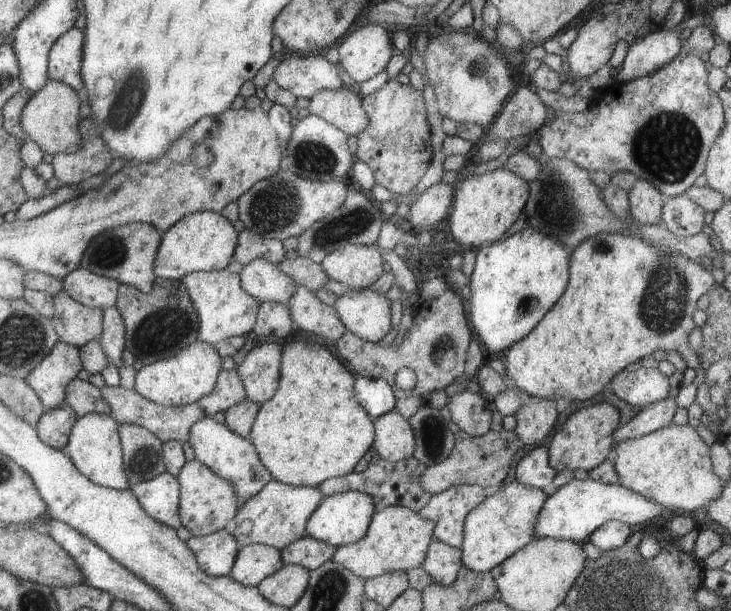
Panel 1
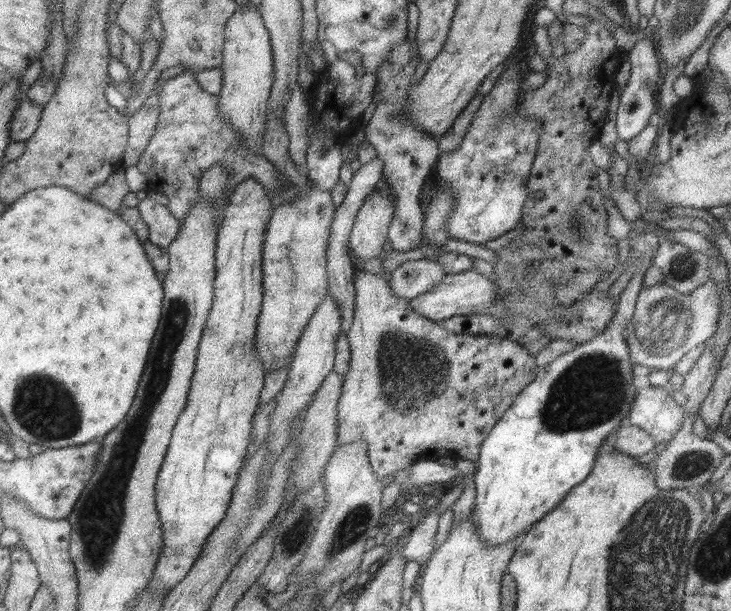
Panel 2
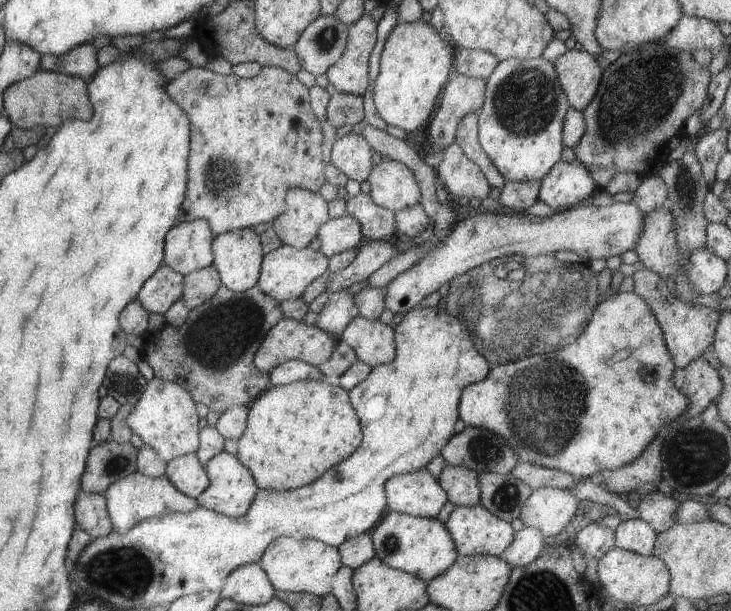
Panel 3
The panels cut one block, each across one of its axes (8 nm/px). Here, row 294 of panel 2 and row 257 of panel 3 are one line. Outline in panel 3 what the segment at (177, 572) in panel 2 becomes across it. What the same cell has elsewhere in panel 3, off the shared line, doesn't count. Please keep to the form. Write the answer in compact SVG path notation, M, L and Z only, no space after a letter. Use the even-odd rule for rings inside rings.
M251 228L214 236L210 247L221 285L234 293L256 285L264 254L259 237Z

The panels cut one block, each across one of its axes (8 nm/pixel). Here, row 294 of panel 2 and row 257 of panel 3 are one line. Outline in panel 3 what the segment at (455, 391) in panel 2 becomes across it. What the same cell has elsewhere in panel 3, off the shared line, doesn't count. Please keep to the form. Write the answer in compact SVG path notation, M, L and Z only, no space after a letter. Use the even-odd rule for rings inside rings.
M397 238L389 241L363 241L349 266L337 272L328 272L325 291L338 292L353 283L369 278L377 268L388 262L399 253L396 248Z

